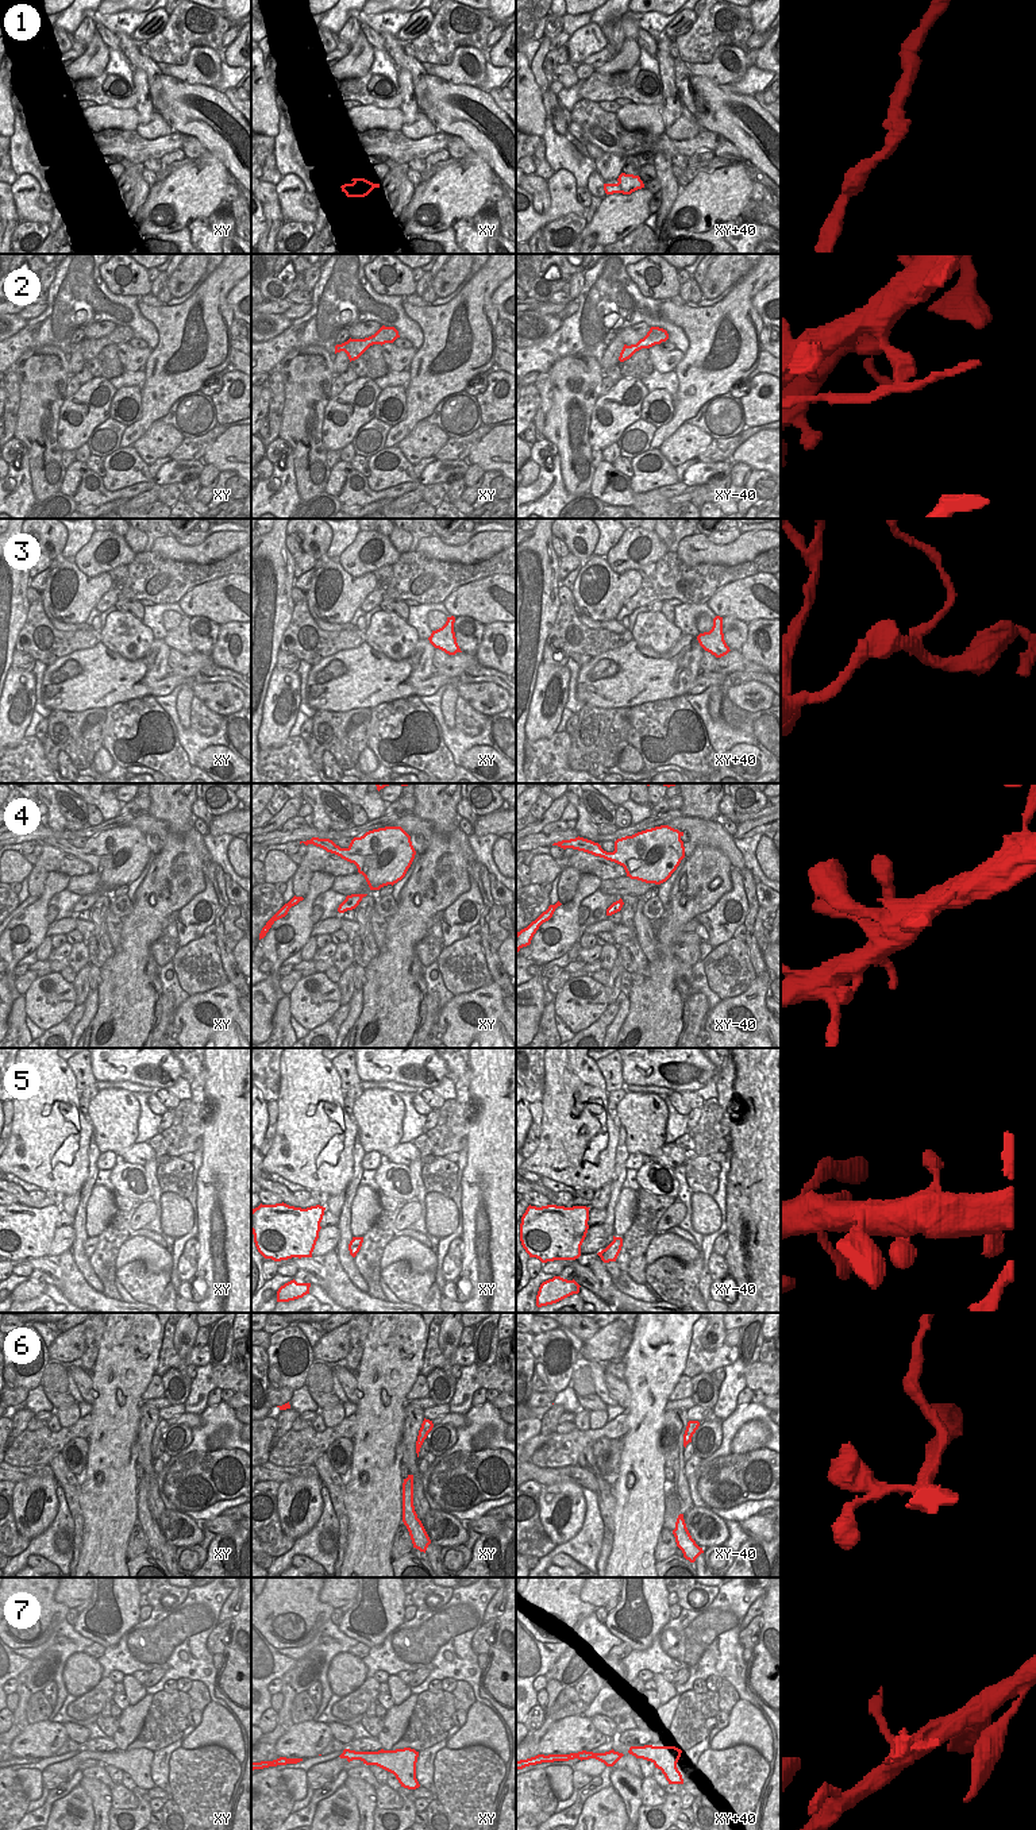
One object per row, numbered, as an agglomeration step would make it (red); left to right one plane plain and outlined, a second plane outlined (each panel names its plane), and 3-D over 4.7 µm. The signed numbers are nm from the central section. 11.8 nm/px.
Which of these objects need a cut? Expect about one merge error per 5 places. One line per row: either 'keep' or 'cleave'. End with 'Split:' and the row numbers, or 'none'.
1: keep
2: cleave
3: cleave
4: keep
5: keep
6: keep
7: cleave
Split: 2, 3, 7

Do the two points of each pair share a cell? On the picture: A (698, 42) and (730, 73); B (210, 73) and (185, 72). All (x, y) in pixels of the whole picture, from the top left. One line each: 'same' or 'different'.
A: different
B: same

